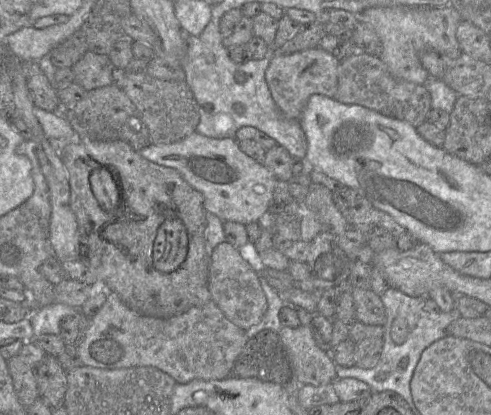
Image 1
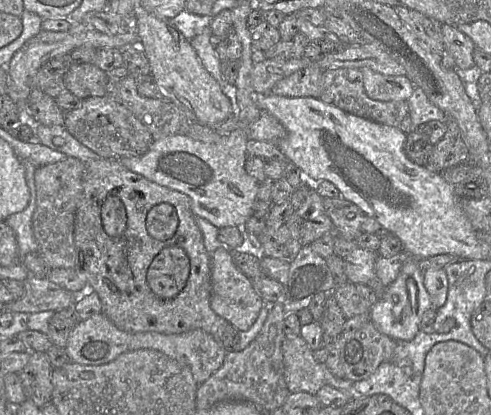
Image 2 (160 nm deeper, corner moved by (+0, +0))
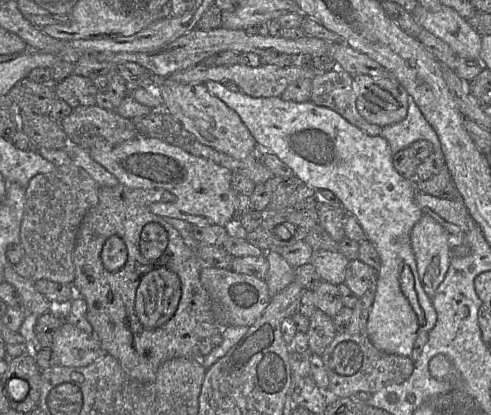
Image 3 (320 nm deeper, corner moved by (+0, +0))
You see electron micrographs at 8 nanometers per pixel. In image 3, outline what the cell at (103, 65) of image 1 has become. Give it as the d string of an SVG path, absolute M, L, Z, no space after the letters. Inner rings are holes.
M73 73L59 82L54 89L57 98L64 100L73 109L96 104L98 89L90 78Z

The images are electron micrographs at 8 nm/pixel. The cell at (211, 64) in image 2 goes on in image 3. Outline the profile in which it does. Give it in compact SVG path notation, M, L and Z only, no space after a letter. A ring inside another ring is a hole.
M207 81L211 94L233 109L249 129L258 145L258 154L268 151L287 164L300 182L314 190L328 189L340 201L340 205L353 215L380 256L377 271L375 298L367 321L368 337L373 345L388 354L410 356L414 342L421 332L429 332L436 324L437 314L431 298L422 287L417 272L416 259L410 235L414 225L424 215L415 202L418 192L415 179L400 175L393 166L393 153L385 138L370 136L352 125L334 110L314 104L312 101L294 102L280 97L252 97L244 92L229 90L223 83Z

